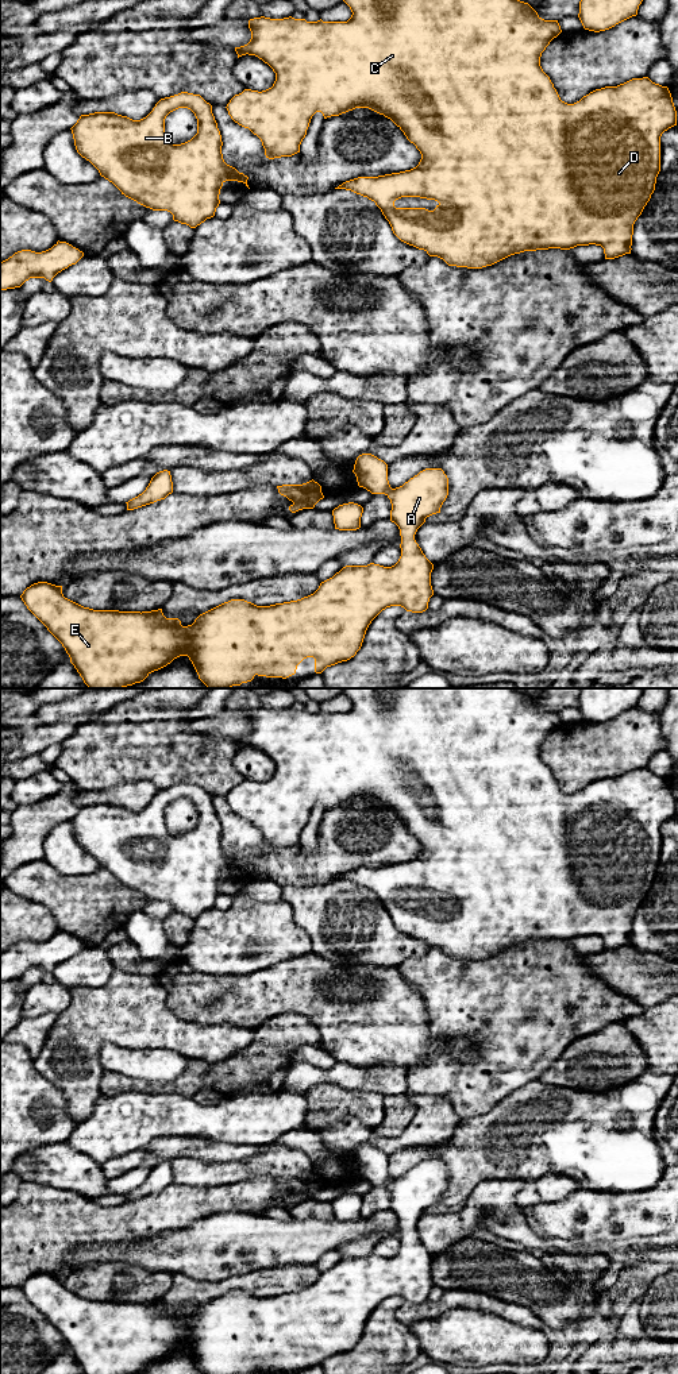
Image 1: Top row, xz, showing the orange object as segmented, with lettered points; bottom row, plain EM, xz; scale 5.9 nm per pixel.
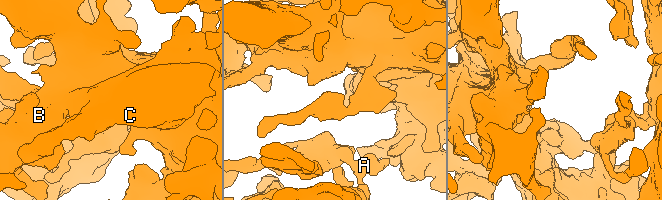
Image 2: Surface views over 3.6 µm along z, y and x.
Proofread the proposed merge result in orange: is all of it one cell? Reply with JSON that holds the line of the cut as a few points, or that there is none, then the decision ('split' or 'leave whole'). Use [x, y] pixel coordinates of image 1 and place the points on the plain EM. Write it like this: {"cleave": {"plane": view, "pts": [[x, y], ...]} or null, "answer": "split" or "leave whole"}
{"cleave": null, "answer": "leave whole"}

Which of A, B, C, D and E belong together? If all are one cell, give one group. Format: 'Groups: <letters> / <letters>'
Groups: A B C D E

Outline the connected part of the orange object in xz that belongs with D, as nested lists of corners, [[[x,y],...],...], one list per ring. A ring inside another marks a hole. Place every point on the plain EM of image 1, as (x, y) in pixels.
[[[343,688],[353,706],[347,713],[307,713],[292,707],[284,710],[254,709],[249,711],[251,730],[247,736],[235,738],[238,749],[255,746],[276,764],[271,779],[258,783],[244,780],[227,795],[231,810],[257,826],[269,850],[292,848],[300,844],[300,835],[307,826],[311,810],[321,803],[324,810],[339,807],[355,799],[369,799],[390,810],[416,837],[421,845],[419,856],[411,861],[378,868],[358,868],[343,873],[335,880],[351,881],[374,892],[389,912],[393,925],[404,934],[424,941],[429,947],[443,950],[448,957],[482,960],[492,957],[511,946],[524,942],[560,939],[596,935],[604,939],[605,950],[615,950],[631,945],[633,915],[655,881],[660,862],[660,827],[677,817],[677,802],[667,777],[652,773],[648,768],[632,769],[617,777],[605,777],[583,787],[574,795],[560,791],[550,768],[540,757],[540,748],[550,733],[562,721],[558,711],[544,711],[538,703],[516,688]],[[401,888],[420,888],[439,895],[434,902],[425,899],[396,899],[394,892]]]

